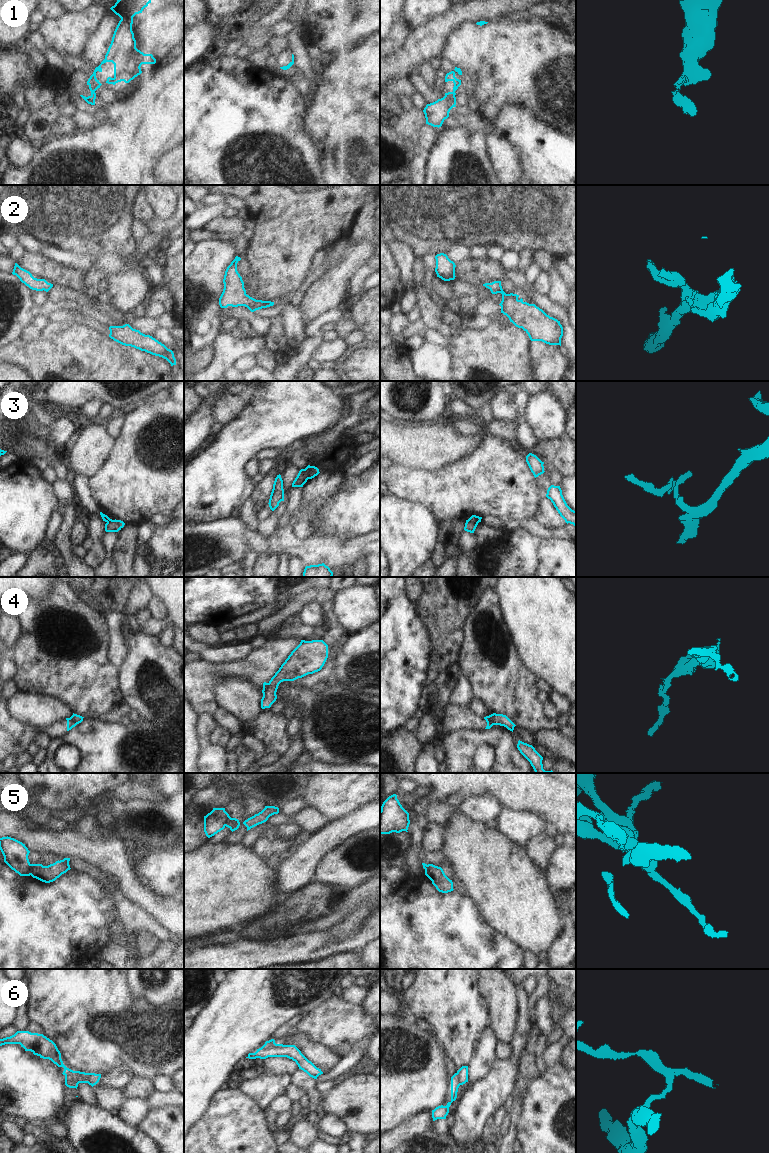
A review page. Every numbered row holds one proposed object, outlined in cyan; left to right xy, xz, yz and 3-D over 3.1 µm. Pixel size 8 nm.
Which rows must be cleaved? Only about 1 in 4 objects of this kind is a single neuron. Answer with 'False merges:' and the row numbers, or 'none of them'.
False merges: 3, 4, 5, 6

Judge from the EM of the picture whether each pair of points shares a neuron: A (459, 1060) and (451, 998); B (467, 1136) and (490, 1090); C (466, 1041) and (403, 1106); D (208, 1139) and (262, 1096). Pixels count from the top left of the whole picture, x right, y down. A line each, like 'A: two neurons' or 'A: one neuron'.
A: one neuron
B: one neuron
C: two neurons
D: two neurons

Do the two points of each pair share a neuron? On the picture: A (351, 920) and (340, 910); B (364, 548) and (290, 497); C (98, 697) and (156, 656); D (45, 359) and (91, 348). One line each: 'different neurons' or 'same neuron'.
A: different neurons
B: same neuron
C: different neurons
D: same neuron

